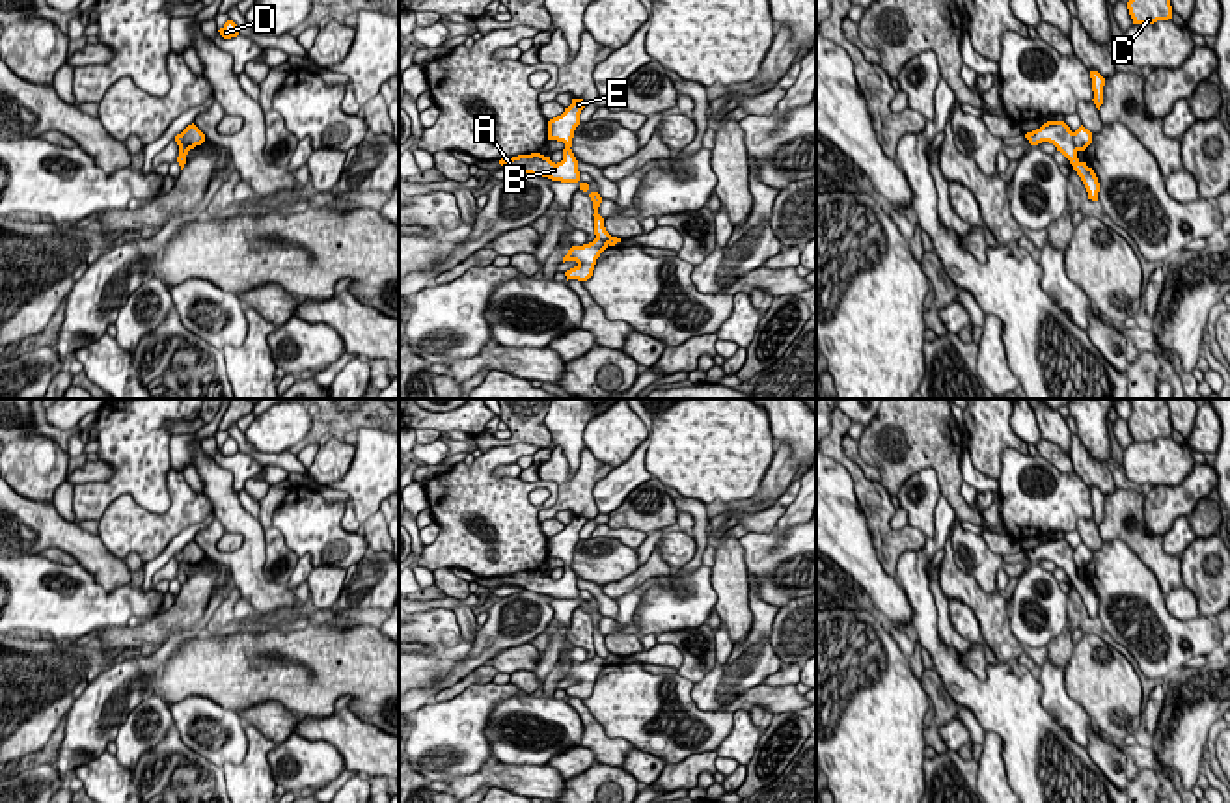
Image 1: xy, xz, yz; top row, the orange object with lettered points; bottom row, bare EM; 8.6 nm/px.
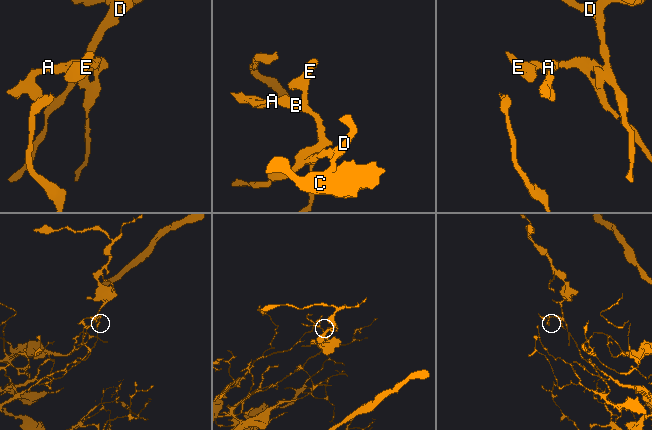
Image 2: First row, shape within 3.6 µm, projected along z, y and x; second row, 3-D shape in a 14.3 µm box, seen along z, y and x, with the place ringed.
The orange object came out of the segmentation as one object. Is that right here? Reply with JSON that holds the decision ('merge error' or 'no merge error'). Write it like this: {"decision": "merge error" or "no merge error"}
{"decision": "merge error"}

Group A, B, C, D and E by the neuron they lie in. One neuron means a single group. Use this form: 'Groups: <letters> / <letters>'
Groups: A B E / C D

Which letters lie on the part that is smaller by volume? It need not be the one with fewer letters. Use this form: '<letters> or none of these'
C, D

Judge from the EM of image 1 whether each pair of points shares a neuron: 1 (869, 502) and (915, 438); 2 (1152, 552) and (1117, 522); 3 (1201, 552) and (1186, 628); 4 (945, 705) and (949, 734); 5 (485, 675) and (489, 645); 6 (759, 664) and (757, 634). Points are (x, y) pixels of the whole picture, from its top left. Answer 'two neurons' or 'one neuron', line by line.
1: two neurons
2: one neuron
3: two neurons
4: two neurons
5: two neurons
6: one neuron

